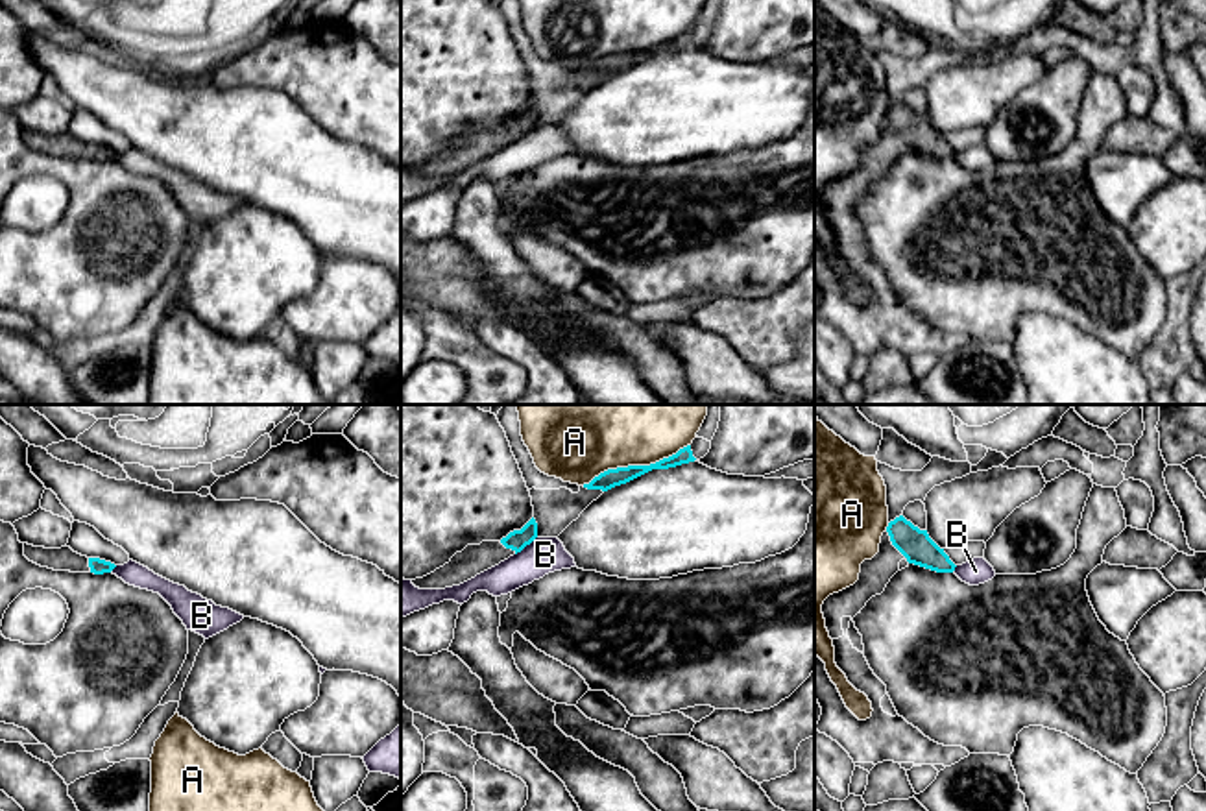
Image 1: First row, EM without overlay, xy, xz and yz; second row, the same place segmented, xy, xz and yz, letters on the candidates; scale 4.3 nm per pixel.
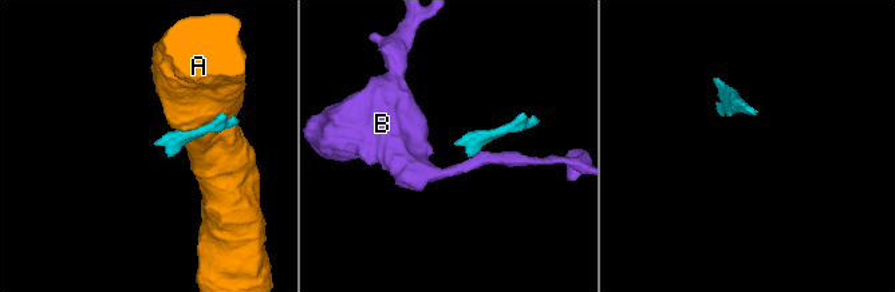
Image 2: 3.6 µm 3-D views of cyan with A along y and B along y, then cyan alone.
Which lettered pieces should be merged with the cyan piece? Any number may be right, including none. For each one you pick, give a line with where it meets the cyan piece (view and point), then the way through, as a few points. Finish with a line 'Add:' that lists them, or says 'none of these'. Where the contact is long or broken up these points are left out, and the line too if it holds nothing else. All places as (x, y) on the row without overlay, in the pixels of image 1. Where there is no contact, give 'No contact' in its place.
Add: none of these

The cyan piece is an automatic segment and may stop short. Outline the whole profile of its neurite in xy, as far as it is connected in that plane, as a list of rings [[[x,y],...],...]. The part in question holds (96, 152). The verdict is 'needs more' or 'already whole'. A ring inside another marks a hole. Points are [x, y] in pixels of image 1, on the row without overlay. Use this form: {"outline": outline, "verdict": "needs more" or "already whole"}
{"outline": [[[24,129],[24,142],[54,157],[70,157],[70,159],[94,159],[103,161],[111,159],[116,151],[100,144],[87,144],[74,139],[70,133],[61,135],[44,135]]], "verdict": "needs more"}

